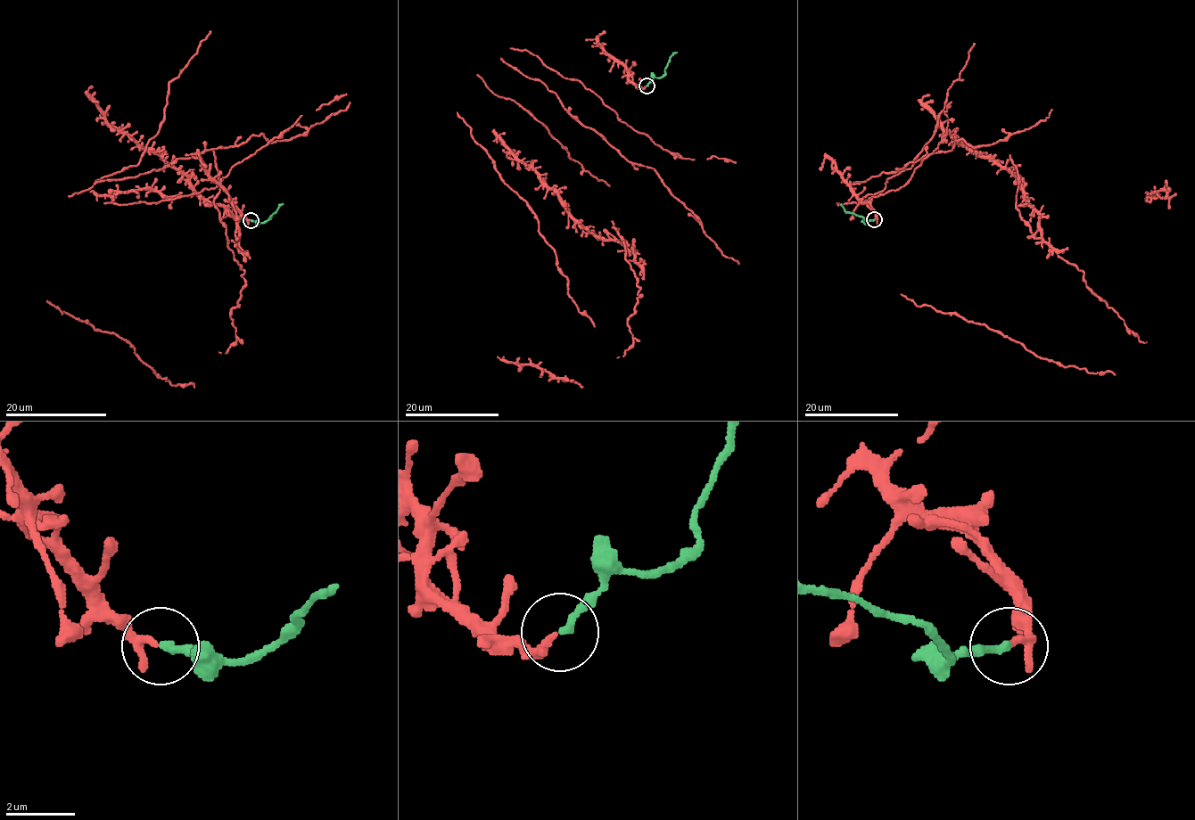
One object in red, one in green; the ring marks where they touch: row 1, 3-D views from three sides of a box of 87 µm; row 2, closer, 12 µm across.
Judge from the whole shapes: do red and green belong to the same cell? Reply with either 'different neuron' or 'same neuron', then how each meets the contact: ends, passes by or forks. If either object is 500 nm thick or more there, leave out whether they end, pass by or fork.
different neuron | red passes by | green ends

